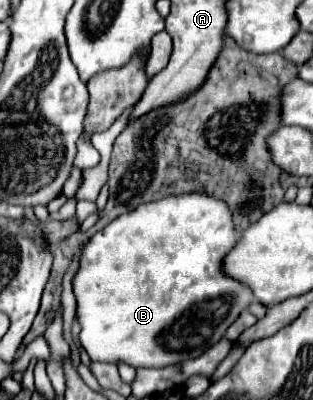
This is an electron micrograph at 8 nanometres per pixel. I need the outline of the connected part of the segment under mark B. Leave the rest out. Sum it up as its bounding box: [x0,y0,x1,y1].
[73,195,253,369]

